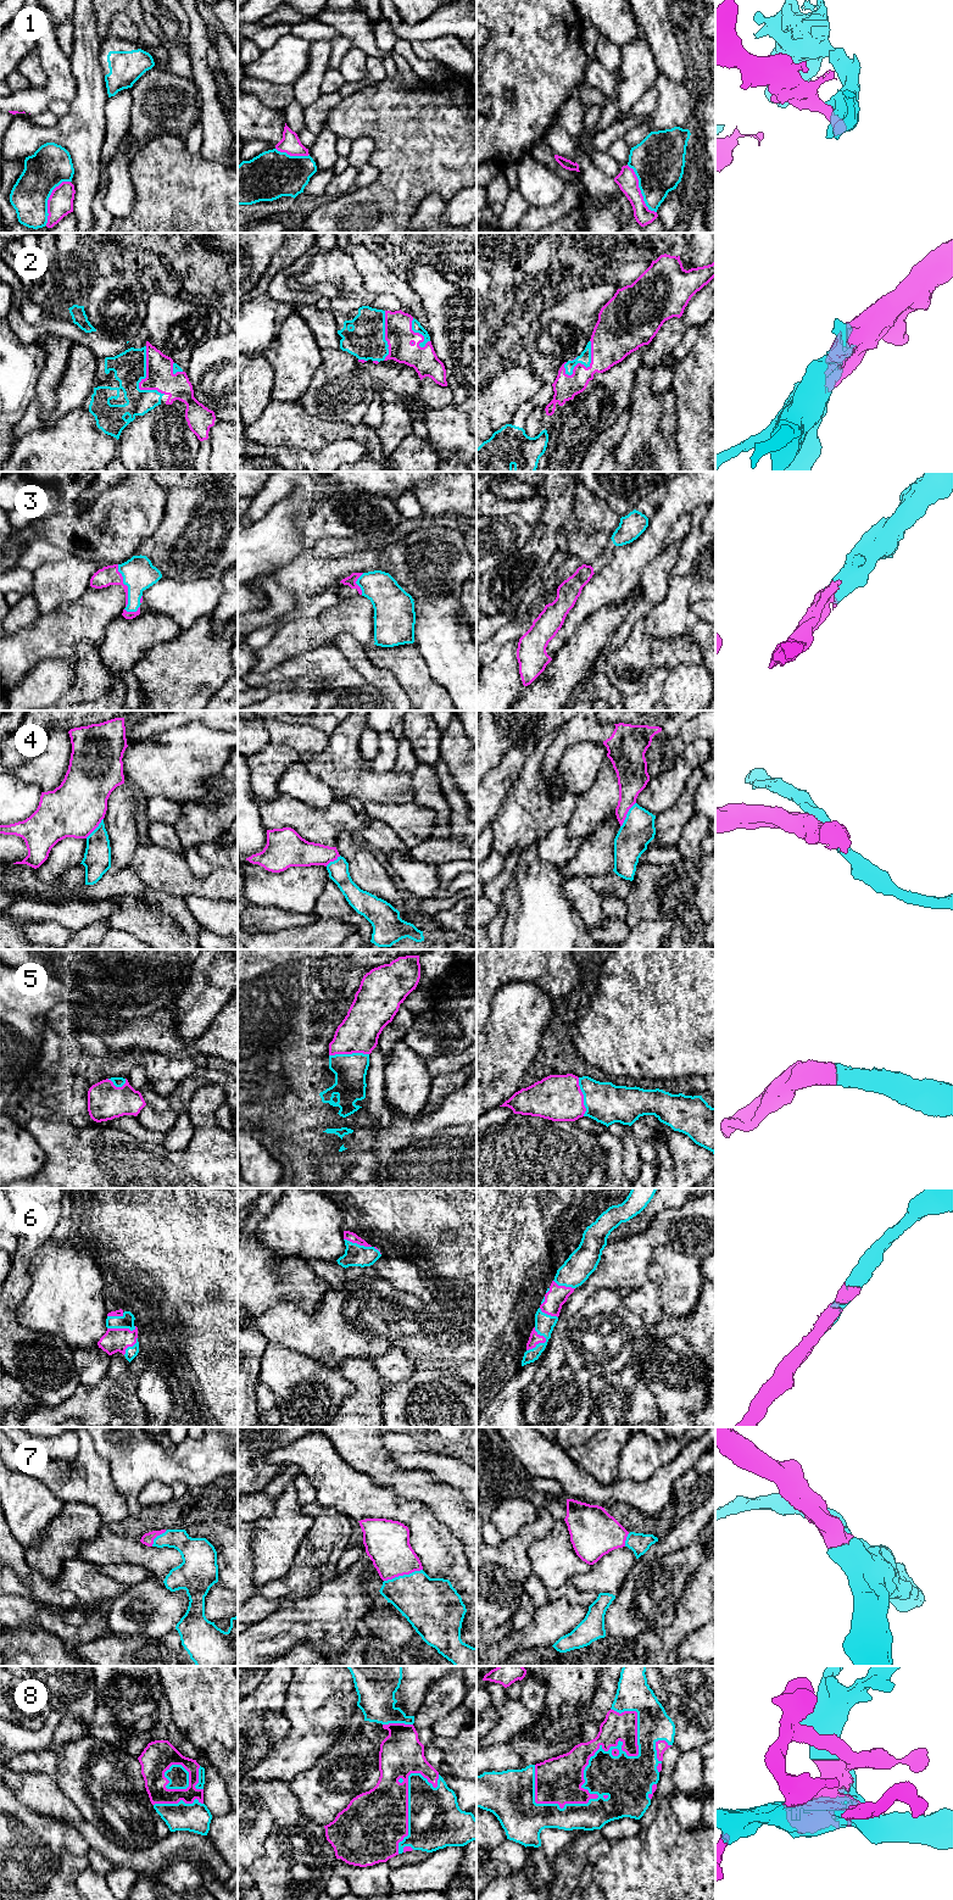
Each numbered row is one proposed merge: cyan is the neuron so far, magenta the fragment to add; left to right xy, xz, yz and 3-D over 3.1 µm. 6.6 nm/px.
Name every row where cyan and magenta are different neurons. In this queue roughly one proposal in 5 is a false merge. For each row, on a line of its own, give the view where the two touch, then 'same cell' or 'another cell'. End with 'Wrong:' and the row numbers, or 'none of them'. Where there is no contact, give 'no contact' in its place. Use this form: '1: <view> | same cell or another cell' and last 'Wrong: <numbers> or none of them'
1: yz | another cell
2: xy | same cell
3: xy | same cell
4: yz | another cell
5: xz | same cell
6: yz | same cell
7: xz | same cell
8: yz | same cell
Wrong: 1, 4

